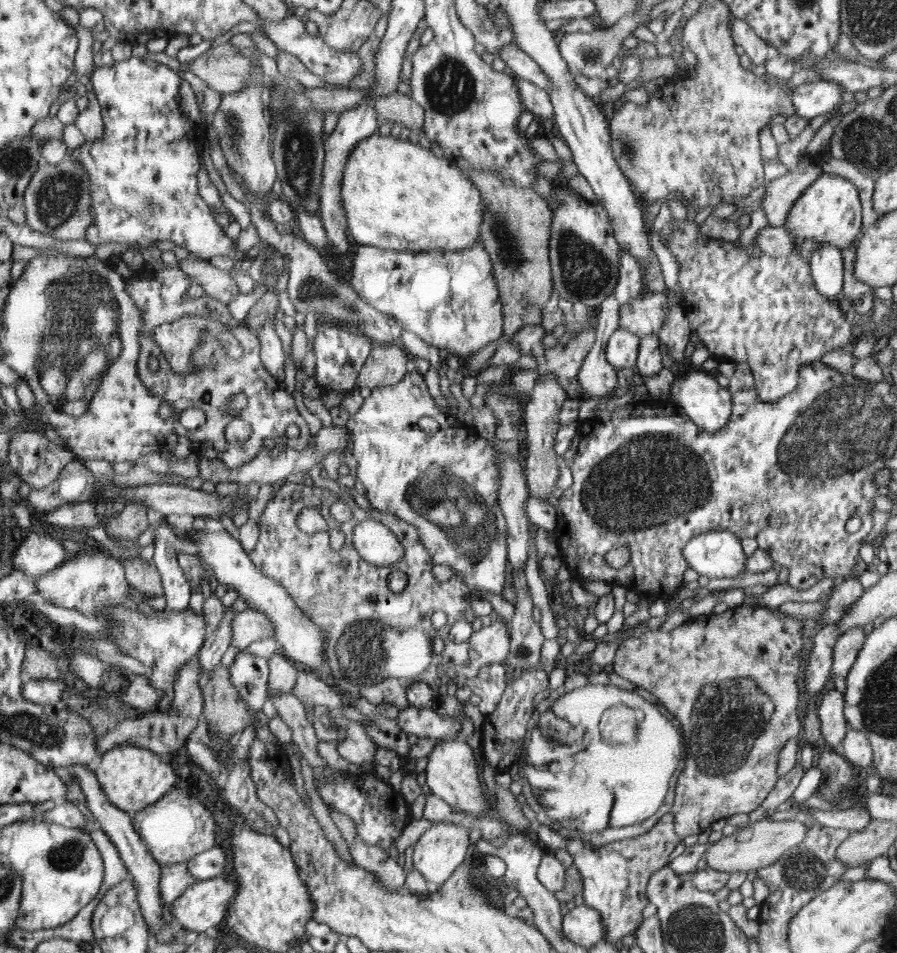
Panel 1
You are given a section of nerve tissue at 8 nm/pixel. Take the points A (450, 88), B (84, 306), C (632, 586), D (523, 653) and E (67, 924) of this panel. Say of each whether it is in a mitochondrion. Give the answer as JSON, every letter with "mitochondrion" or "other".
{"A":"mitochondrion","B":"mitochondrion","C":"other","D":"mitochondrion","E":"other"}

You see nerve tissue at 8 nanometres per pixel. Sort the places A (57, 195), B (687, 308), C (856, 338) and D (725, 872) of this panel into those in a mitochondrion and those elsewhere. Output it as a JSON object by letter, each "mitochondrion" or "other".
{"A":"mitochondrion","B":"other","C":"other","D":"other"}

